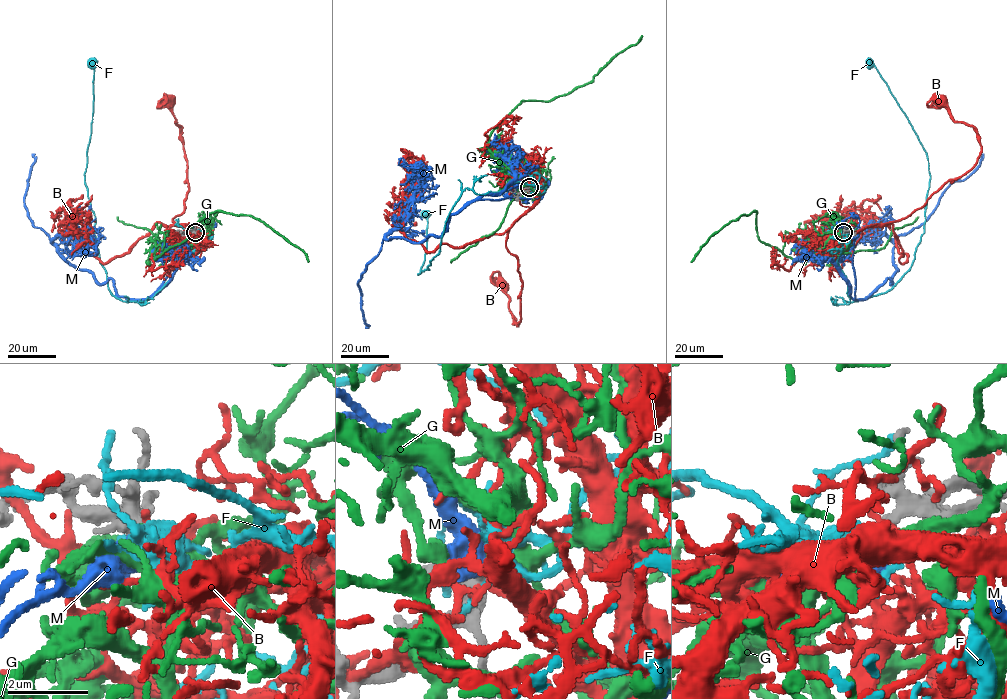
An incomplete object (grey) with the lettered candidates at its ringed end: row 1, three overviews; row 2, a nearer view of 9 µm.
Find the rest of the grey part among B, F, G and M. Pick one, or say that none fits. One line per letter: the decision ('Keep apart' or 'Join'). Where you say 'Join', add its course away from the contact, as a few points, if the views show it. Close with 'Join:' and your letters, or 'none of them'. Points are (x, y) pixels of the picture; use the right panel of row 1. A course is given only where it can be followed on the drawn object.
B: Keep apart
F: Keep apart
G: Join. Its course: (843, 232), (834, 252), (793, 259), (758, 238), (755, 211), (729, 221), (712, 235), (691, 262)
M: Keep apart
Join: G

